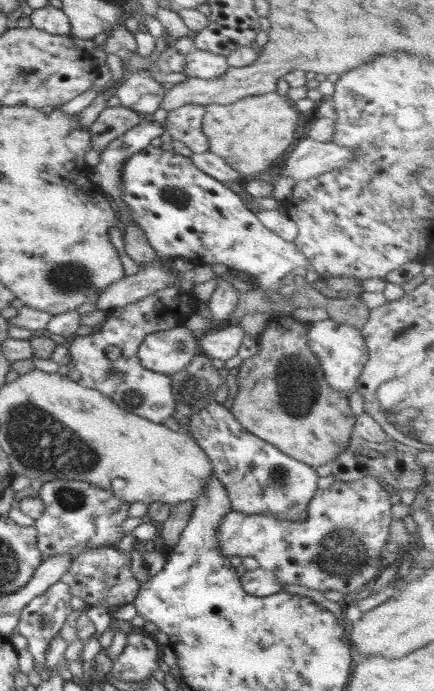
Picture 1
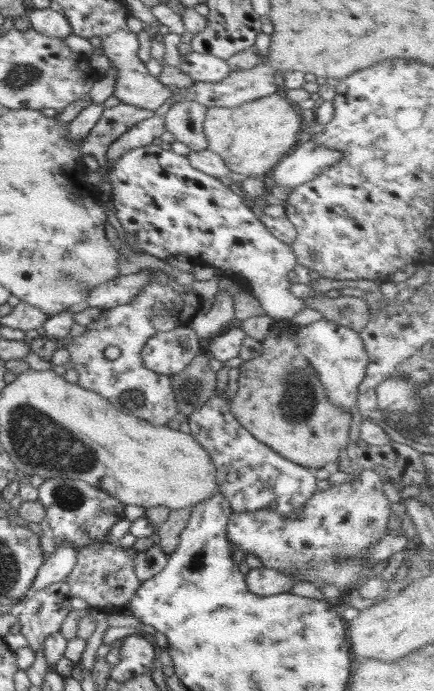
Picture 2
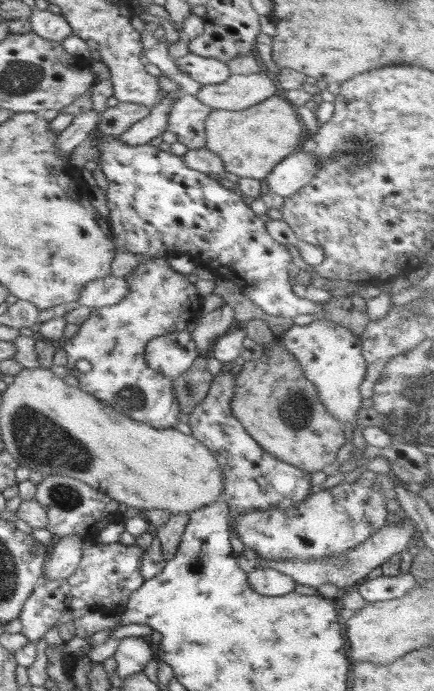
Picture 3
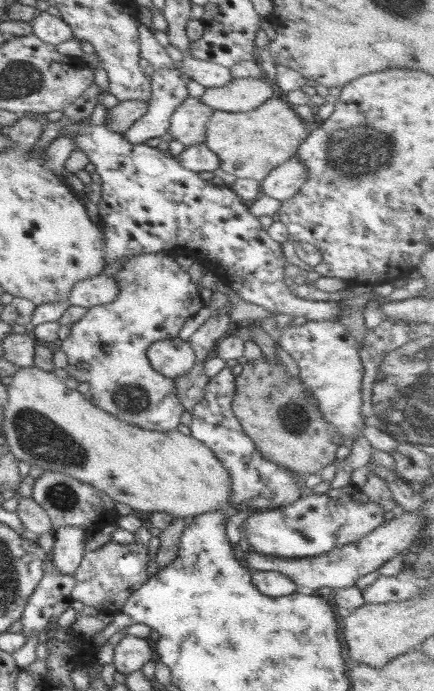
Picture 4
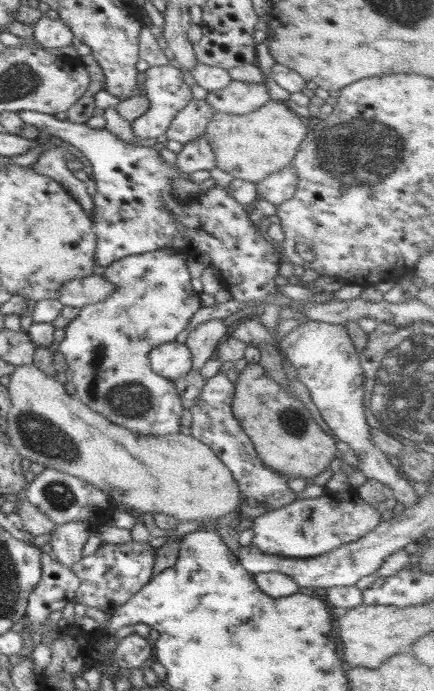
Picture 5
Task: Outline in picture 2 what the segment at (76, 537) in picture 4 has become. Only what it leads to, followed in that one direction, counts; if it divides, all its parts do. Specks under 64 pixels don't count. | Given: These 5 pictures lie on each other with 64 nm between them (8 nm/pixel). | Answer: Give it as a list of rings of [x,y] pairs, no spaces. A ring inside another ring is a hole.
[[[64,541],[58,545],[56,552],[46,555],[44,564],[40,566],[29,592],[32,593],[50,584],[66,580],[71,570],[74,570],[76,560],[78,560],[78,551],[72,543]]]

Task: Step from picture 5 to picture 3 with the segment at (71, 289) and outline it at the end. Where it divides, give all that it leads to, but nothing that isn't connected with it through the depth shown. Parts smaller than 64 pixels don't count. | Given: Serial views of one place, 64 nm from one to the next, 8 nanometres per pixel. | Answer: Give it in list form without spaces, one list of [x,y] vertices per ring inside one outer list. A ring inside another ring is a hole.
[[[110,274],[86,283],[78,293],[78,302],[82,306],[99,309],[100,307],[118,304],[124,299],[126,293],[128,293],[126,278]]]

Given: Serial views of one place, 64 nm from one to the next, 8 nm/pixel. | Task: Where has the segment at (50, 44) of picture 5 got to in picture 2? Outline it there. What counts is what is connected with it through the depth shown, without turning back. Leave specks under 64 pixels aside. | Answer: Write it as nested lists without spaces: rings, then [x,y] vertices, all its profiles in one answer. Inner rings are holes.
[[[50,7],[44,9],[29,9],[27,19],[32,29],[49,38],[66,39],[72,34],[70,23],[64,14]]]

